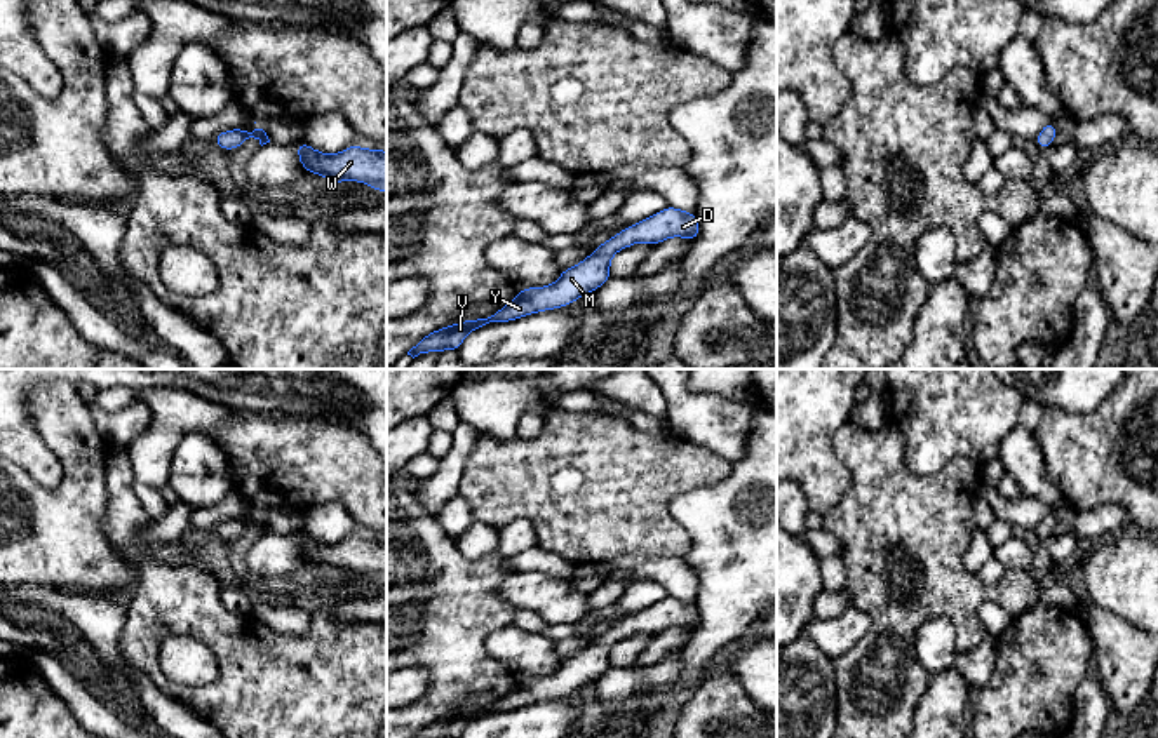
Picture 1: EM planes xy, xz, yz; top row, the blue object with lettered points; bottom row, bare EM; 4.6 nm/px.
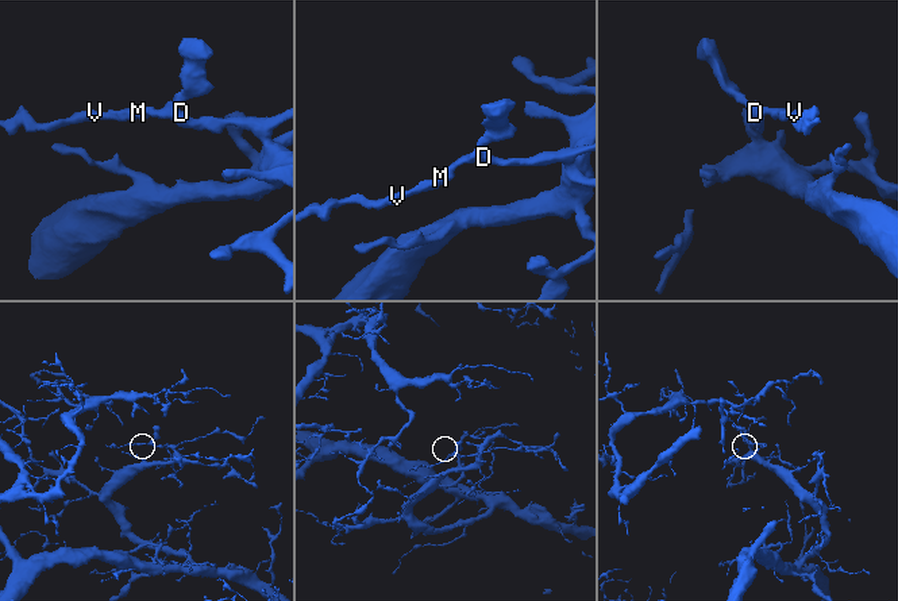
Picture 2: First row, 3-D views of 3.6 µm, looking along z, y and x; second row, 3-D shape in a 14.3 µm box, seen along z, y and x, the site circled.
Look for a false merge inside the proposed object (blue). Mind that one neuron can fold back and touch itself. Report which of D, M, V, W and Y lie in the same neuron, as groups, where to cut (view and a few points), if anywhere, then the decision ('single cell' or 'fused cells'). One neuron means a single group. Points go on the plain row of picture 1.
groups D M V W Y; cut none; single cell

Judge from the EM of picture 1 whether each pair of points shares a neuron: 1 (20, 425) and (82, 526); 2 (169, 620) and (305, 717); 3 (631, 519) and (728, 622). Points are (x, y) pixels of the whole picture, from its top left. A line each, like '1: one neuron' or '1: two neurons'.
1: two neurons
2: one neuron
3: two neurons

